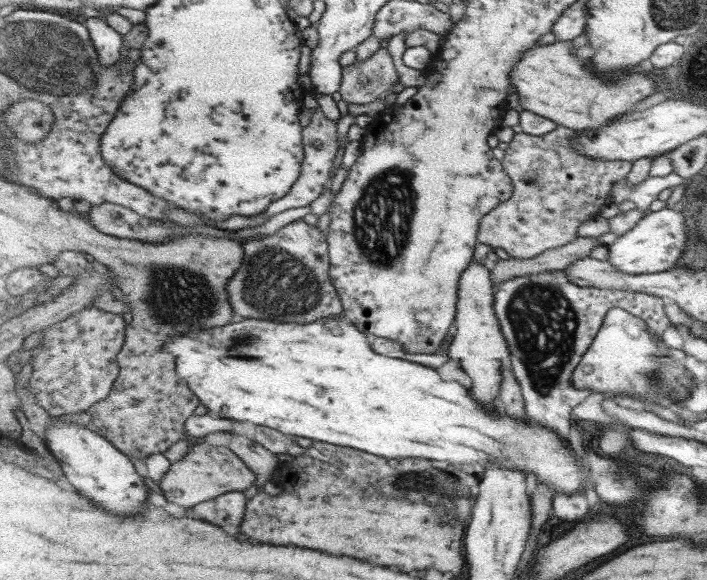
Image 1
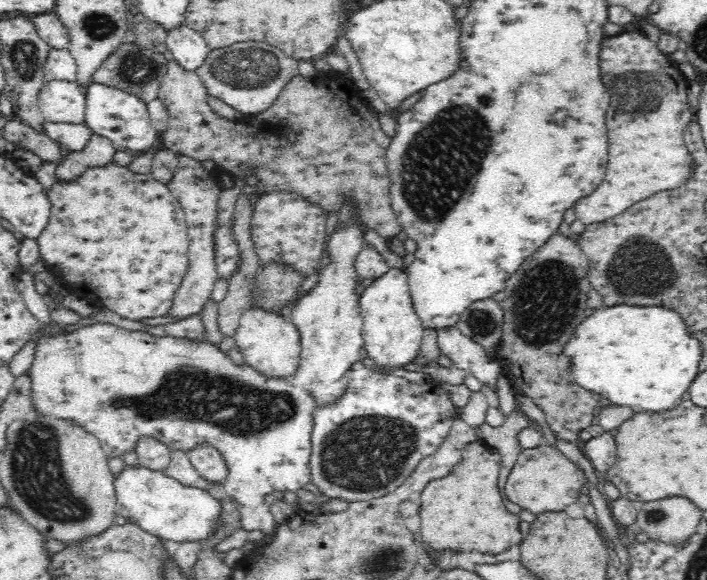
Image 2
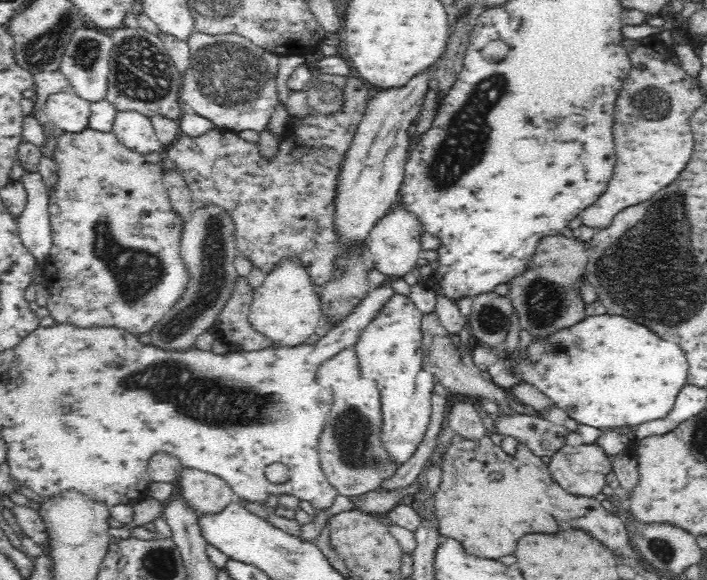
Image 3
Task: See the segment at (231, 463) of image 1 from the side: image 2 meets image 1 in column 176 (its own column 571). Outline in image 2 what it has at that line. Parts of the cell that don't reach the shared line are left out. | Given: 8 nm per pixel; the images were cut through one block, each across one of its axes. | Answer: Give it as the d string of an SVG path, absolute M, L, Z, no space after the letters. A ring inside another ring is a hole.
M541 444L533 449L521 449L504 484L506 500L514 502L522 510L532 514L563 511L568 505L578 501L580 490L587 486L584 472L570 462L558 448Z

